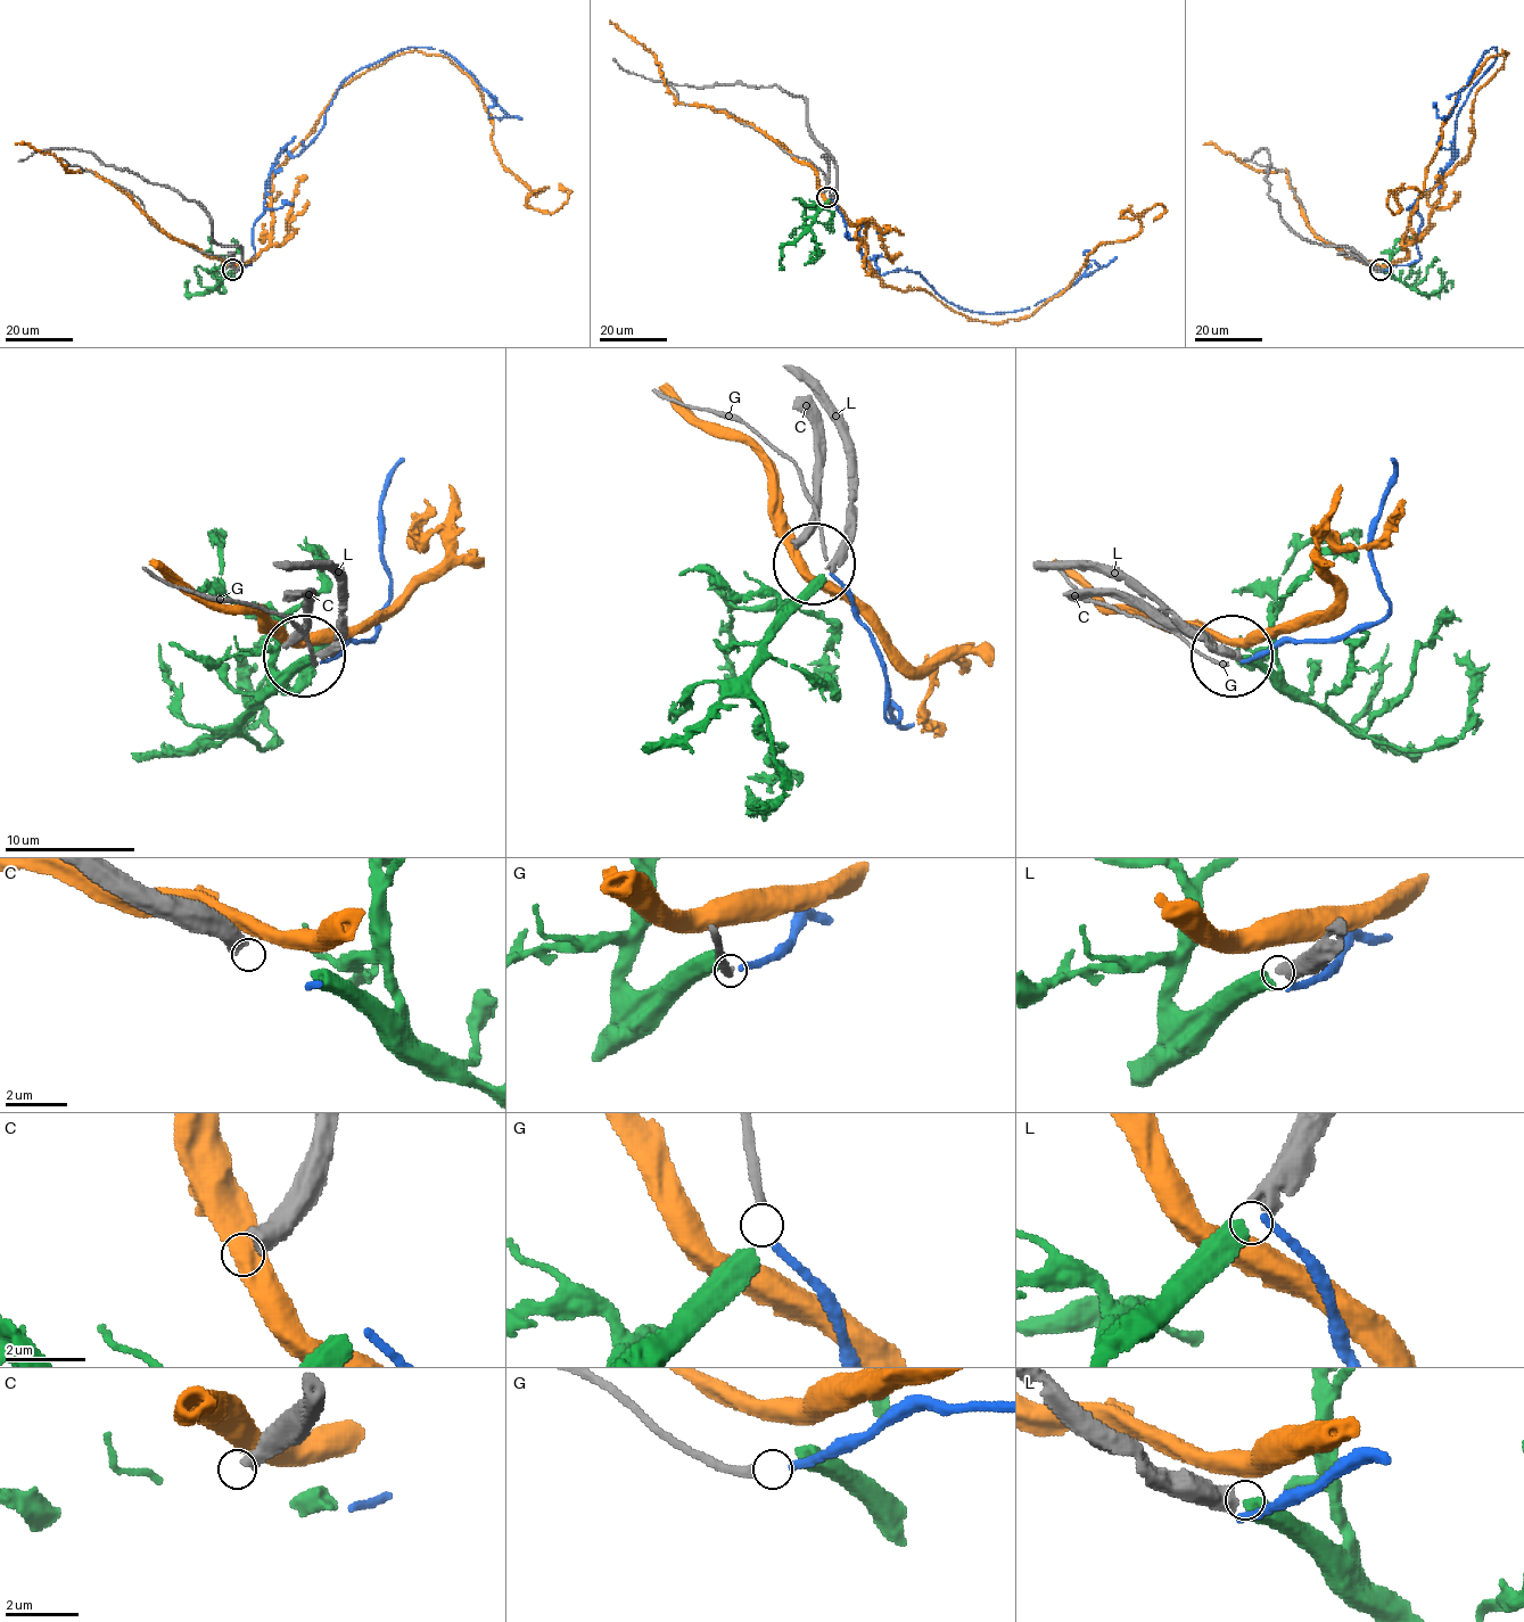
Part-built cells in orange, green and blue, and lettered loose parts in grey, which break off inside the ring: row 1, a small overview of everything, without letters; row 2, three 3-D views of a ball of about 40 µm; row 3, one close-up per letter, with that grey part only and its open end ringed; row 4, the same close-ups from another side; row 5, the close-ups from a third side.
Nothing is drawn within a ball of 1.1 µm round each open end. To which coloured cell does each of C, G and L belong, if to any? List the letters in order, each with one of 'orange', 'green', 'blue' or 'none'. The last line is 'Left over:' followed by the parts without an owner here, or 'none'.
C: none
G: blue
L: green
Left over: C

